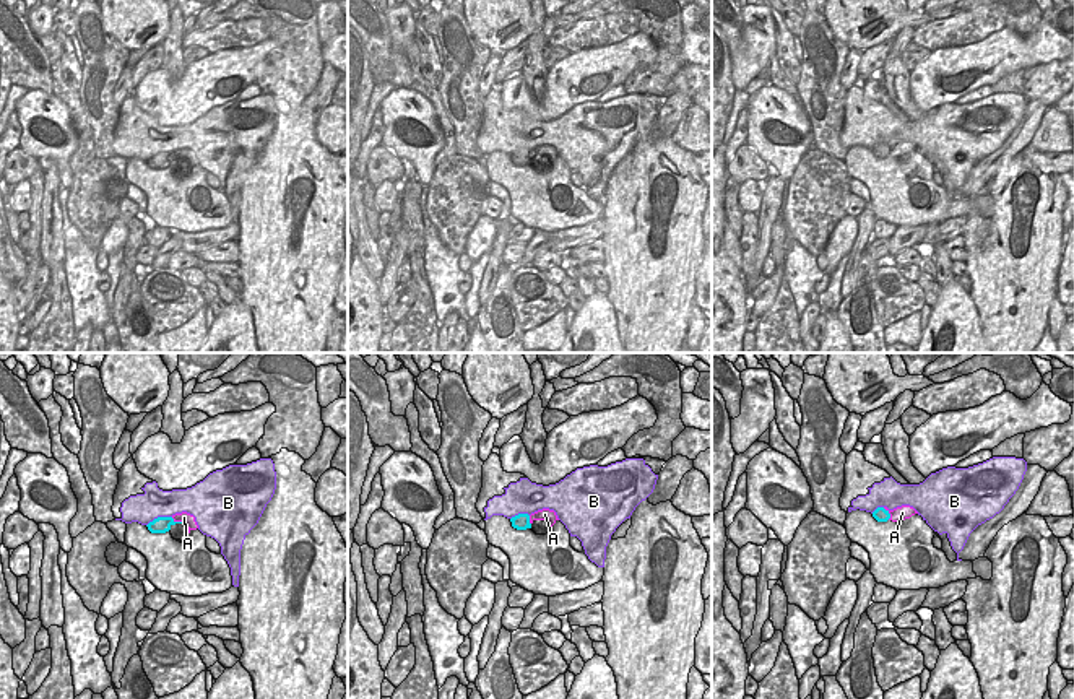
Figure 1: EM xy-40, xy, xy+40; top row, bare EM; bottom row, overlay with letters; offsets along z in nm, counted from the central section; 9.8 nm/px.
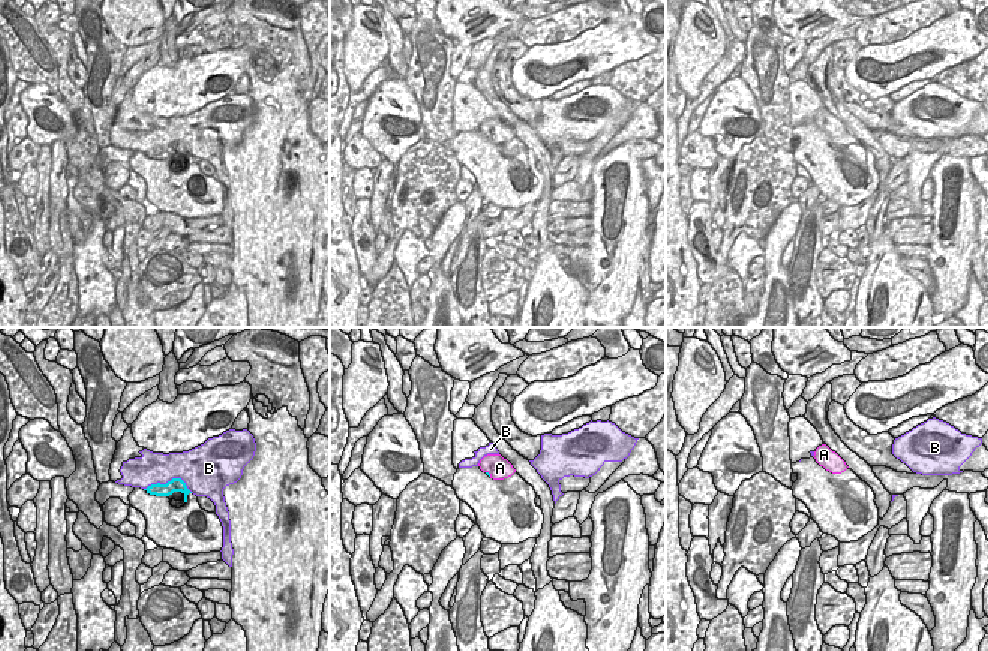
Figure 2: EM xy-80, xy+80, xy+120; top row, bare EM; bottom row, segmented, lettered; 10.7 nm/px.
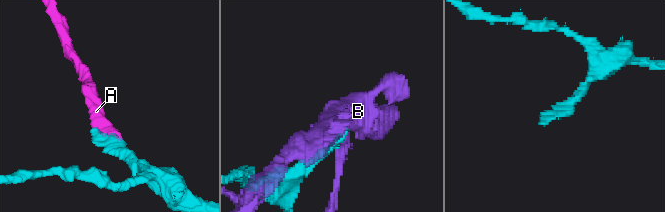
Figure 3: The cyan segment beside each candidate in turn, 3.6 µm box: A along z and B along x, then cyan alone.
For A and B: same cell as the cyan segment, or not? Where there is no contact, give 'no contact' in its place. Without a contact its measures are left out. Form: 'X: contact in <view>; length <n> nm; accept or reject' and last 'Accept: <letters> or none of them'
A: contact in xy+40; length 140 nm; accept
B: contact in xy-40; length 280 nm; reject
Accept: A

